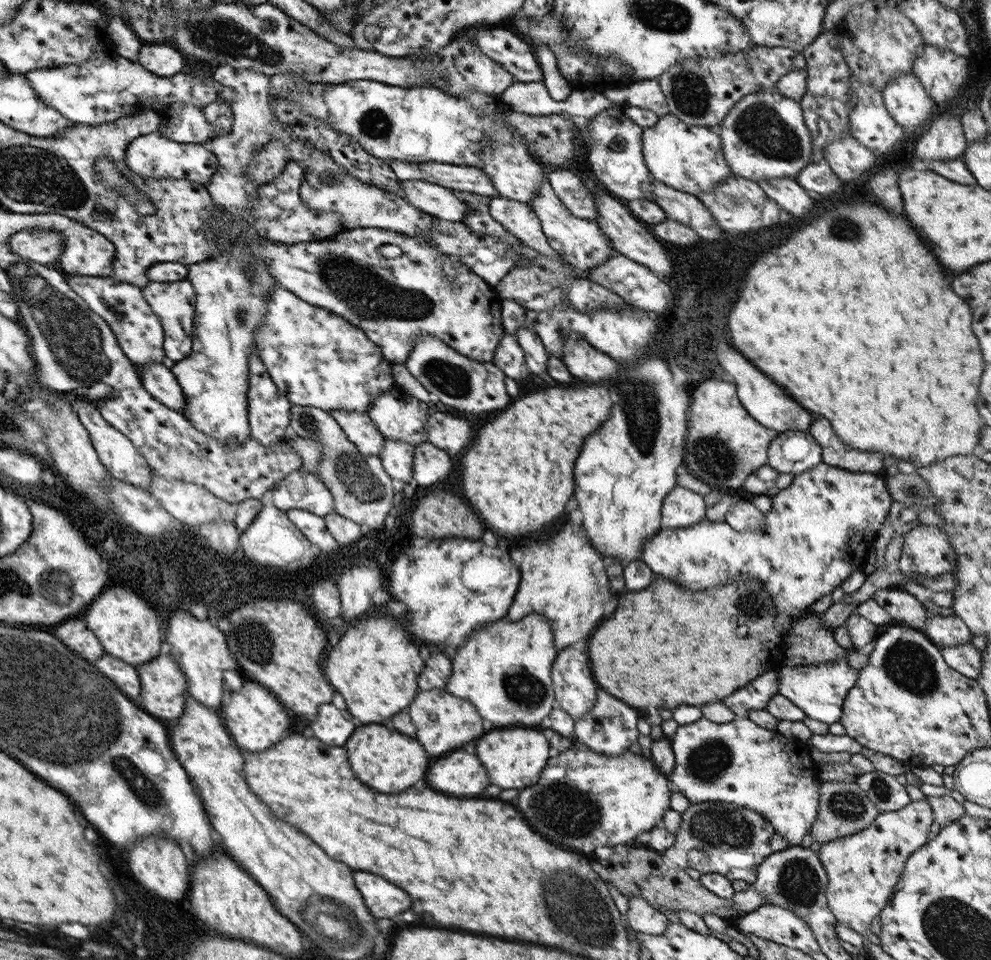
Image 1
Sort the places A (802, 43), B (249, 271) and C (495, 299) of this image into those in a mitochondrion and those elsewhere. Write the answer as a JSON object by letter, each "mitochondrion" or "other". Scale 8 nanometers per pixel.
{"A":"other","B":"mitochondrion","C":"other"}

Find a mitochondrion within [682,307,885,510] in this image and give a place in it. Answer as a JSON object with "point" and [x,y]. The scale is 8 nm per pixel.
{"point":[710,456]}

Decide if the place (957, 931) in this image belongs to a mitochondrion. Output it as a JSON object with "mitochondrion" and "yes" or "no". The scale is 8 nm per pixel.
{"mitochondrion":"yes"}

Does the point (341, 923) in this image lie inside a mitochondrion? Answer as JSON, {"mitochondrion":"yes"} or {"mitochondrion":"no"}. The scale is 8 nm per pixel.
{"mitochondrion":"yes"}

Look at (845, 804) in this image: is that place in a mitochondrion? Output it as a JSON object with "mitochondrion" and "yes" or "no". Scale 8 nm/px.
{"mitochondrion":"yes"}

